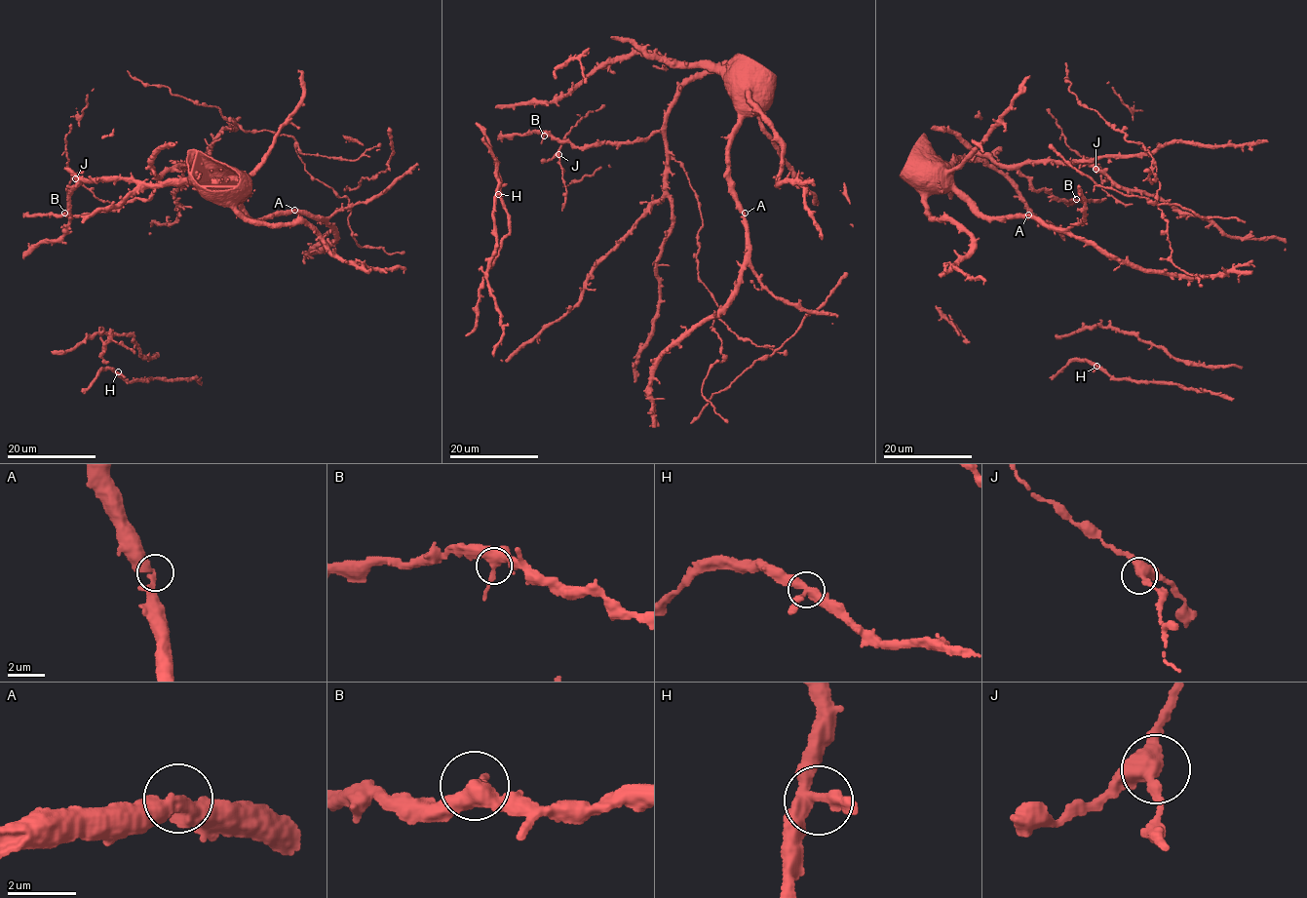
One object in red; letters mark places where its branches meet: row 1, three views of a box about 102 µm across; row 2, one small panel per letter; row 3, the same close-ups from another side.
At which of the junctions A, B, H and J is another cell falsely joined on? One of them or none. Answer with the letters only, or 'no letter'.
no letter

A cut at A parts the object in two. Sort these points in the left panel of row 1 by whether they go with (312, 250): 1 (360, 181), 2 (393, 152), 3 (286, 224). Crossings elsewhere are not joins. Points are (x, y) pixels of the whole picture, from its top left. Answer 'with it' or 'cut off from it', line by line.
1: cut off from it
2: cut off from it
3: cut off from it

